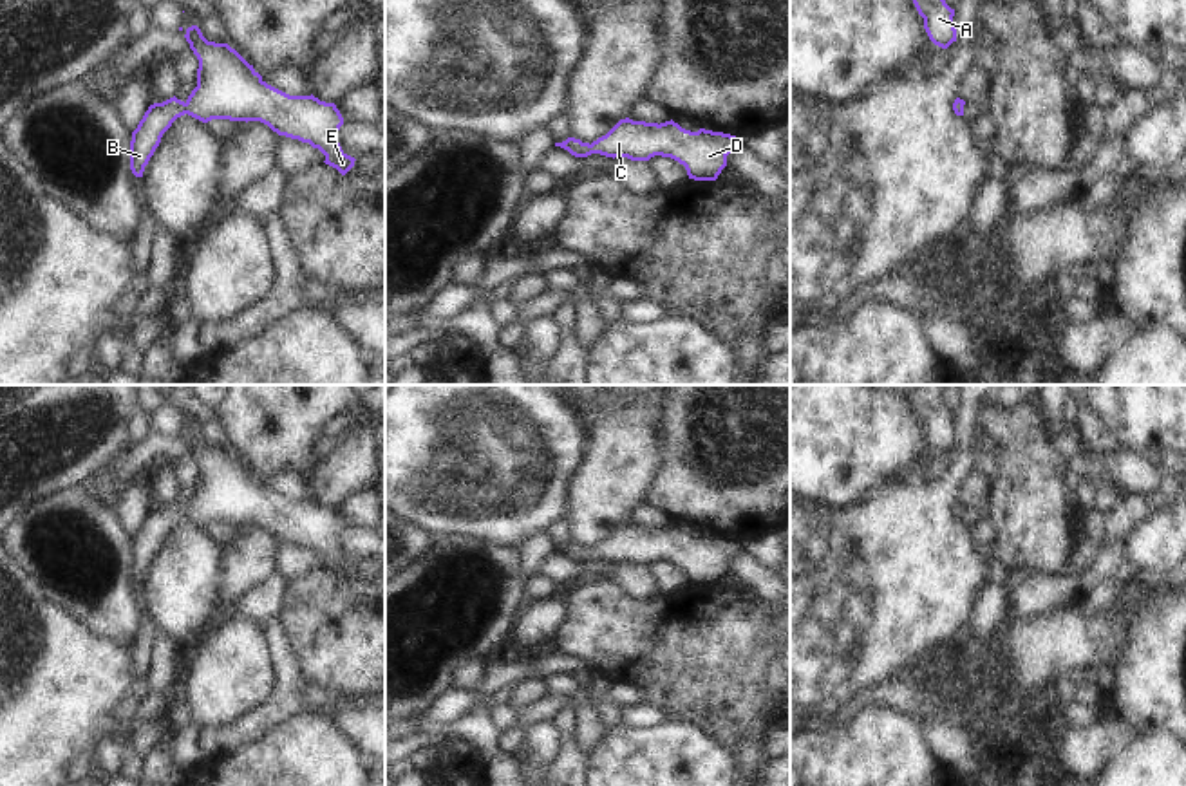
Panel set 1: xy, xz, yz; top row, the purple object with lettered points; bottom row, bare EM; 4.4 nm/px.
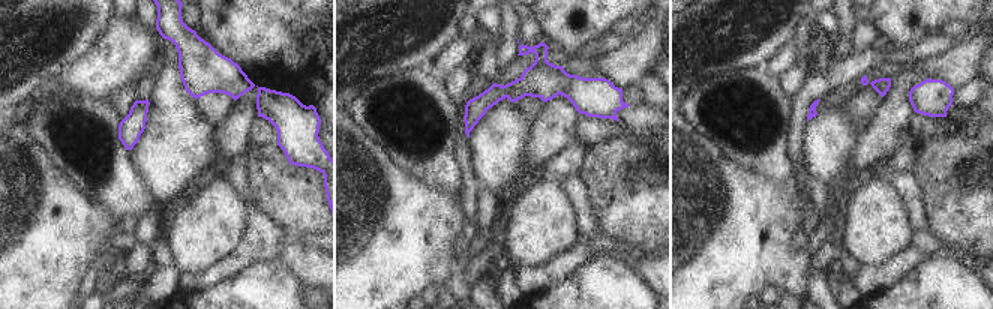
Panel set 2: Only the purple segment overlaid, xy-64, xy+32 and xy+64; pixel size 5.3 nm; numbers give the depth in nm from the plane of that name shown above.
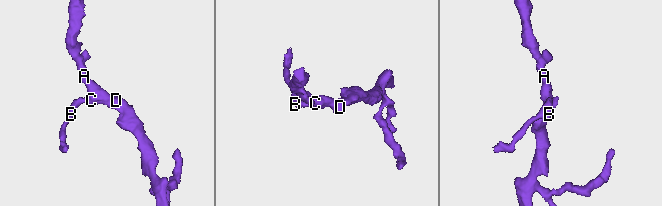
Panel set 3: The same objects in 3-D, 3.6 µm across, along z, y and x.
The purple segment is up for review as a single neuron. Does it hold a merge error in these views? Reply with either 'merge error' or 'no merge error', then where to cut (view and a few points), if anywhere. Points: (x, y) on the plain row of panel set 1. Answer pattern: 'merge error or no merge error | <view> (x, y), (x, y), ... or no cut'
no merge error | no cut

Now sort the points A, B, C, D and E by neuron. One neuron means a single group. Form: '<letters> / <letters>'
A B C D E

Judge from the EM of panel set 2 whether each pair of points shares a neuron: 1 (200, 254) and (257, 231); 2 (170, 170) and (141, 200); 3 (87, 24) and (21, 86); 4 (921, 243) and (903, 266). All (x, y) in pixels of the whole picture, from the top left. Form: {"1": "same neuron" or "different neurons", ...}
{"1": "different neurons", "2": "different neurons", "3": "same neuron", "4": "different neurons"}

